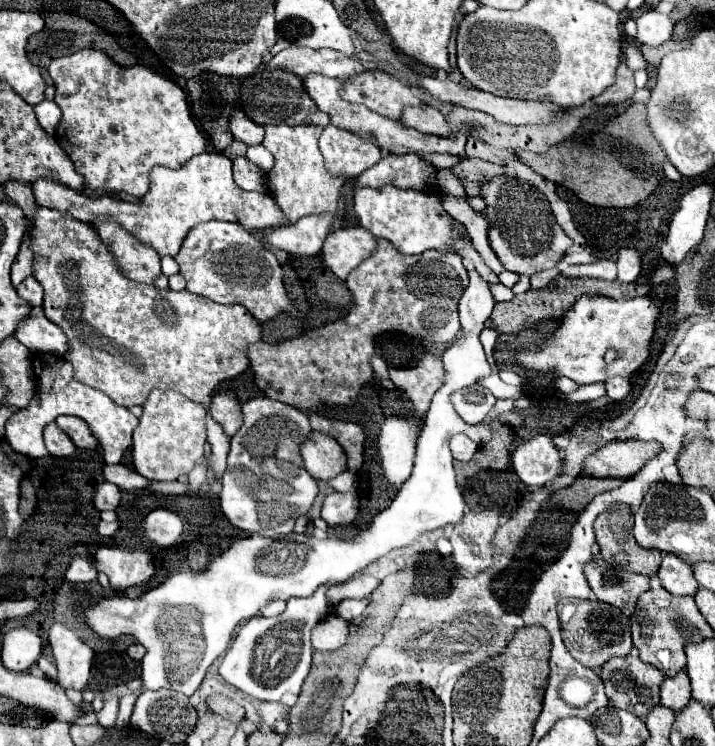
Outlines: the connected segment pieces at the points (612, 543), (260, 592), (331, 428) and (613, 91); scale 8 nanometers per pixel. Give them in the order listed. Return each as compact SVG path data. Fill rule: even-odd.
M612 504L608 510L604 510L596 522L594 522L594 532L596 532L596 542L600 546L602 558L612 564L612 566L622 566L618 570L628 570L628 572L638 572L638 574L648 574L654 576L654 572L660 566L660 552L658 550L644 550L634 538L632 538L632 518L626 514L628 508L622 504Z
M470 272L468 276L470 284L458 304L462 336L442 354L446 382L434 394L430 410L424 416L424 426L418 436L414 472L402 484L392 504L380 512L366 530L360 530L352 538L328 536L322 540L296 532L290 532L284 538L250 534L246 538L236 538L232 546L220 556L212 558L208 568L202 572L178 572L166 578L166 582L160 586L144 592L138 600L130 600L126 596L102 598L84 610L88 626L102 638L132 634L146 648L140 676L142 686L138 692L168 688L192 696L214 660L226 652L236 626L258 616L266 604L314 594L324 584L344 584L368 564L386 556L390 550L408 546L430 530L460 522L466 502L454 478L448 440L456 432L466 432L472 434L476 444L484 444L490 438L490 428L488 422L474 426L462 422L448 396L454 390L470 386L476 380L492 374L478 336L496 304L490 284L482 280L478 272Z
M306 414L306 416L314 430L322 430L340 440L340 444L348 456L348 470L358 472L362 468L362 444L364 444L362 428L352 422L330 420L330 418L324 418L318 414Z
M620 64L616 72L616 82L608 90L604 90L600 96L596 96L594 102L596 104L618 104L618 102L628 100L634 94L634 90L636 90L634 72L626 64Z

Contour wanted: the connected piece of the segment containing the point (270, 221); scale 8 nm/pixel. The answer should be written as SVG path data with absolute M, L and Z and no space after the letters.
M206 152L194 156L180 170L156 166L156 174L152 174L150 182L150 190L146 196L142 196L142 204L130 204L124 200L116 200L112 196L84 196L68 186L58 186L58 182L46 178L36 180L32 192L38 206L54 208L90 226L94 226L96 218L112 218L142 244L152 246L160 256L174 256L180 250L186 232L200 222L228 220L238 222L248 230L290 224L272 196L260 192L246 192L236 186L232 178L232 162L222 154Z

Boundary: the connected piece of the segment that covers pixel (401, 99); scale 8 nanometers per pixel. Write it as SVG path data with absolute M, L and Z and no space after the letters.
M386 72L358 74L344 80L342 96L348 102L364 104L376 114L386 118L400 118L408 106L426 106L414 92L412 86Z

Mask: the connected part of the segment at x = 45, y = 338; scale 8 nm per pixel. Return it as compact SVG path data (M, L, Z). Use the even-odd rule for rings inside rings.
M28 316L16 326L14 338L18 338L30 352L62 356L68 350L64 332L44 316Z

